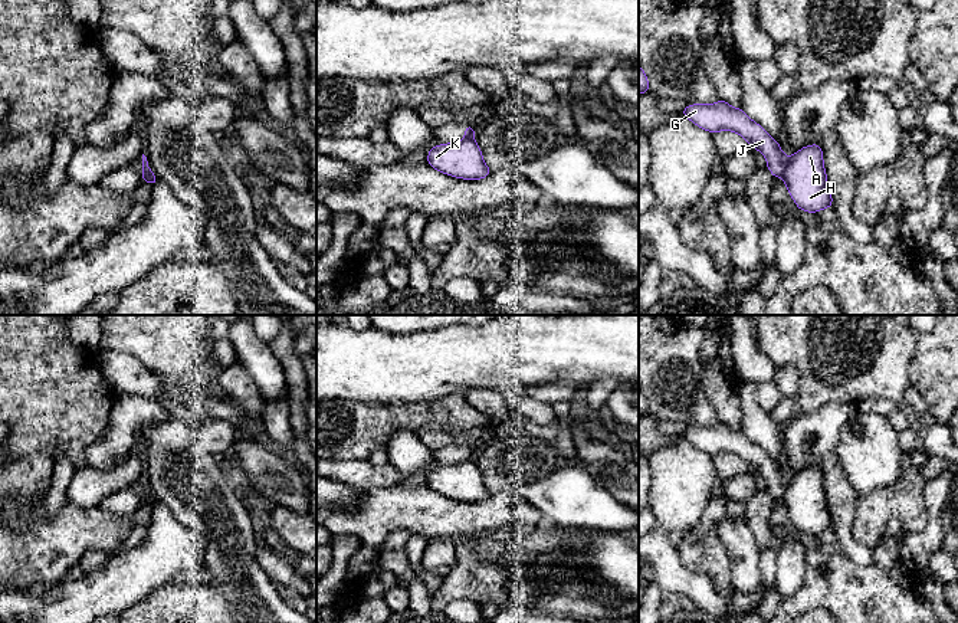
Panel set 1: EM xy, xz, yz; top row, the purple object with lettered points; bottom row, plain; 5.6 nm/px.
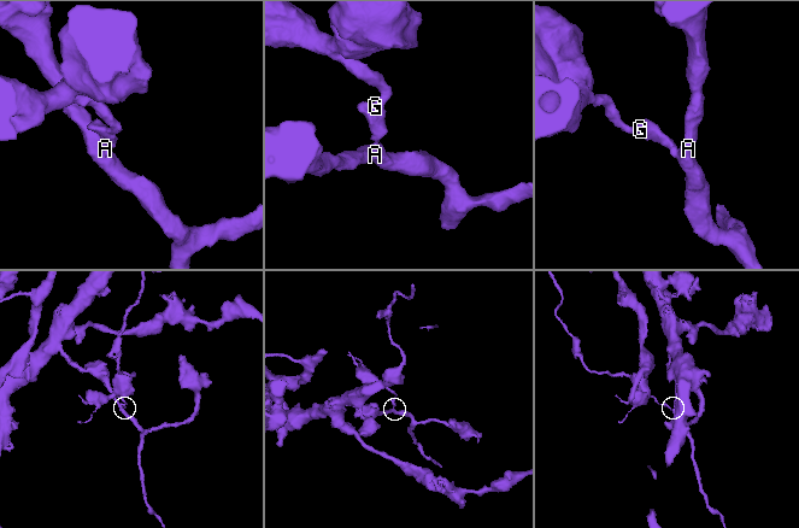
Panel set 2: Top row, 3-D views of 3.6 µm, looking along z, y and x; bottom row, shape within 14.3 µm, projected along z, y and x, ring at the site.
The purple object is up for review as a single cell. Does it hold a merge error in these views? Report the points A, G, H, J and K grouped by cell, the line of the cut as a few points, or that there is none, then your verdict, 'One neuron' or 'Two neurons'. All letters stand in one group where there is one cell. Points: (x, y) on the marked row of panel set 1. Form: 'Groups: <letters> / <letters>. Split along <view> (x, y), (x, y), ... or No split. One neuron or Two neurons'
Groups: A H K / G J. Split along yz (788, 158), (781, 176). Two neurons

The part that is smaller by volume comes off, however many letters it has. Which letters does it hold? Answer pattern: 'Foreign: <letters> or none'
Foreign: G, J

